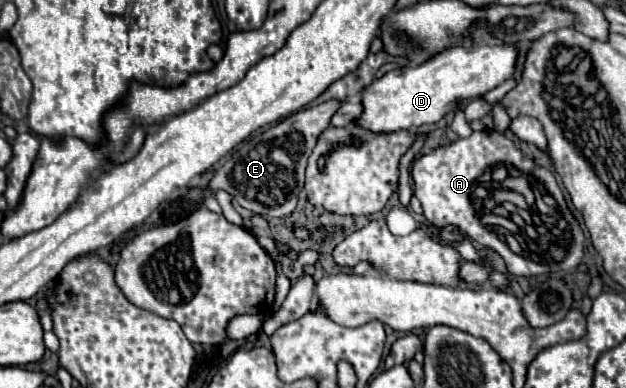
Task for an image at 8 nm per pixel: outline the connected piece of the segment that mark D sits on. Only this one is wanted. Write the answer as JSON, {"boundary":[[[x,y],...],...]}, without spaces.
{"boundary":[[[474,45],[470,49],[466,47],[454,47],[438,53],[430,61],[418,65],[418,67],[402,67],[398,71],[388,71],[380,79],[374,79],[366,89],[362,91],[362,113],[354,121],[360,129],[372,131],[372,133],[396,133],[402,129],[416,129],[424,123],[438,123],[446,113],[456,109],[460,103],[468,99],[478,99],[486,91],[498,87],[506,79],[512,77],[514,73],[514,63],[516,63],[516,51],[512,45]]]}

